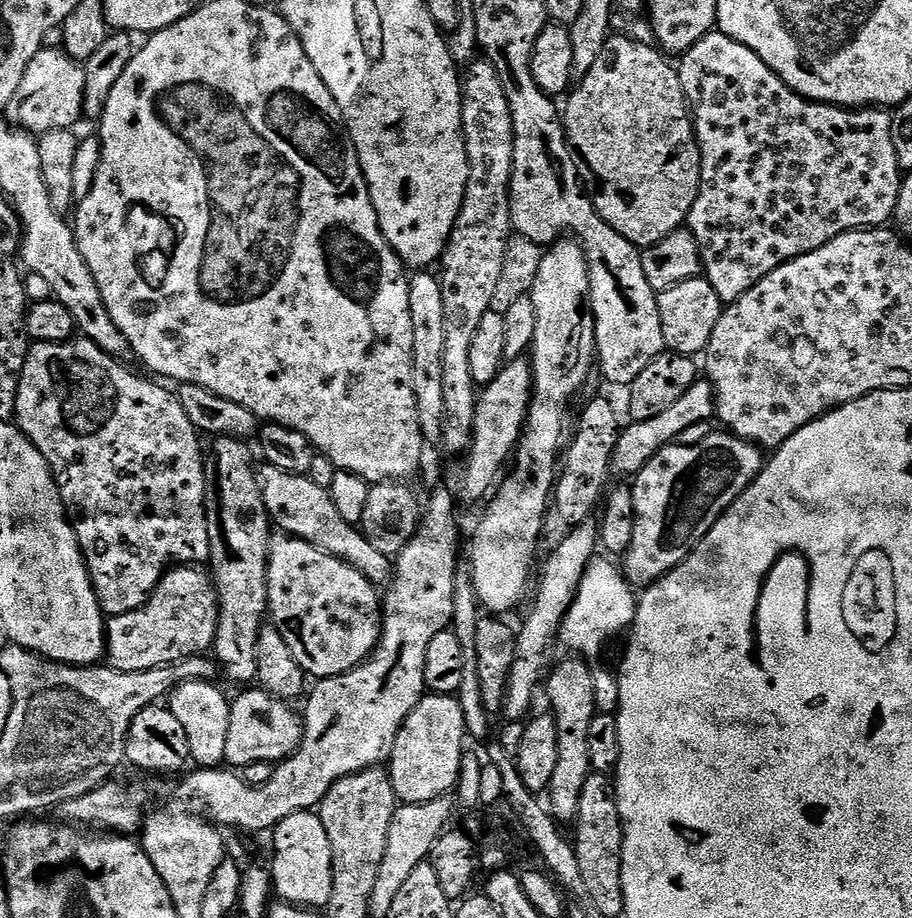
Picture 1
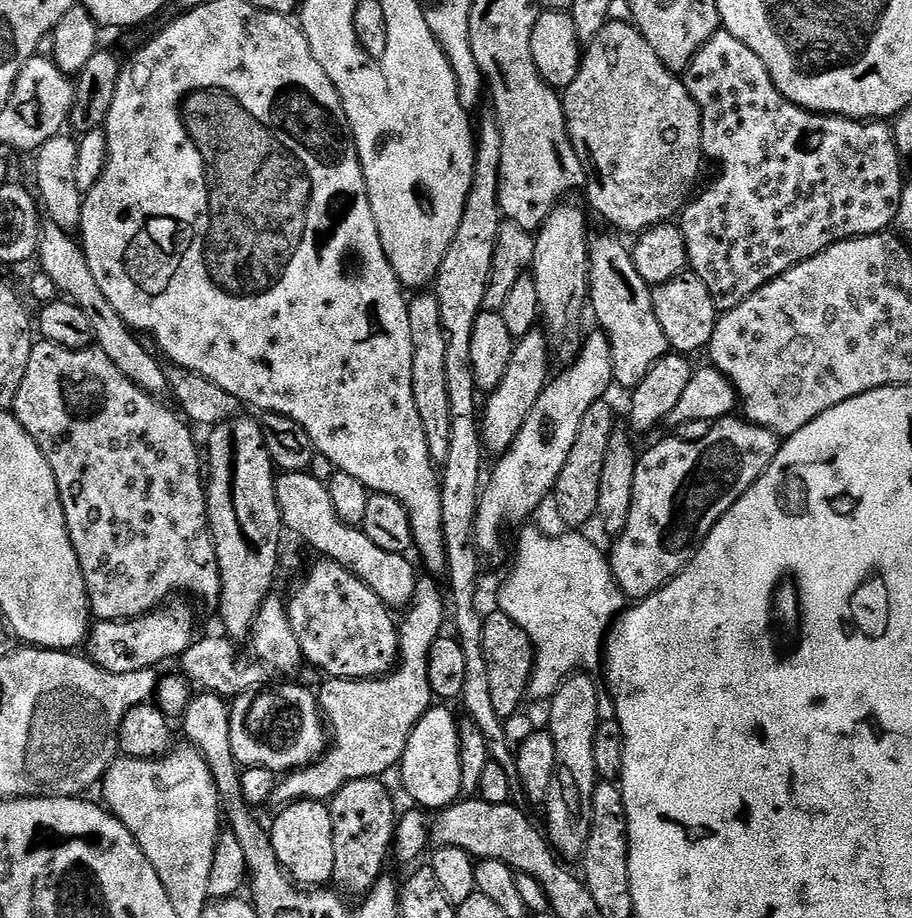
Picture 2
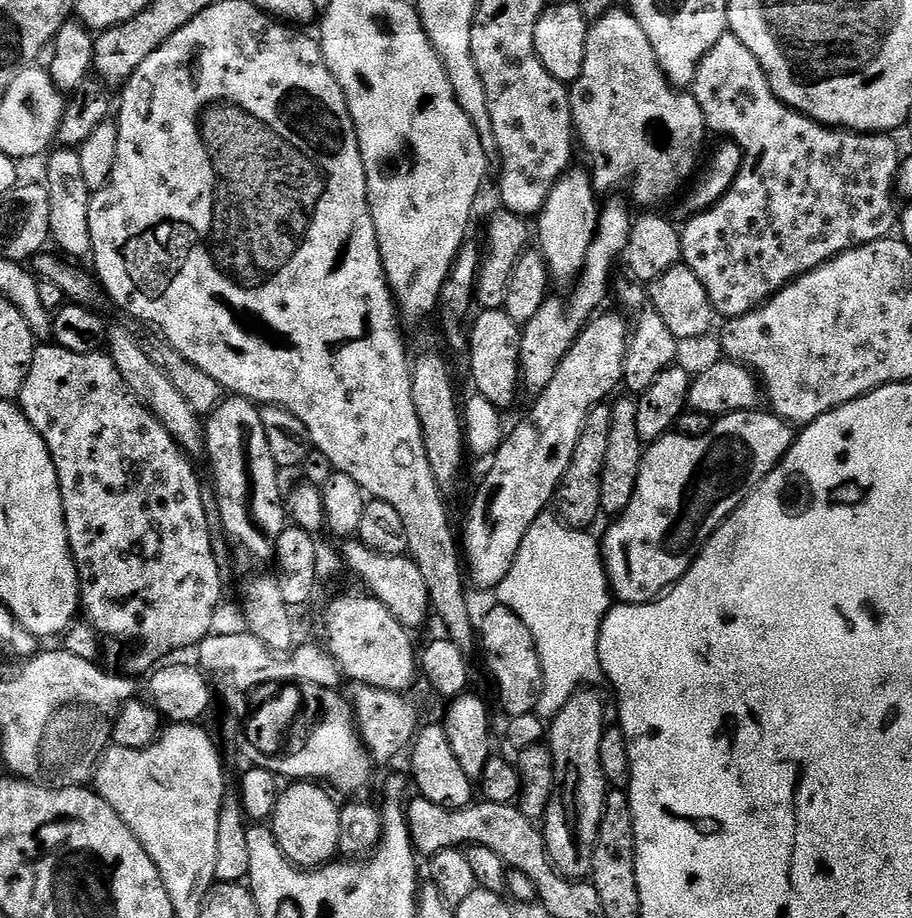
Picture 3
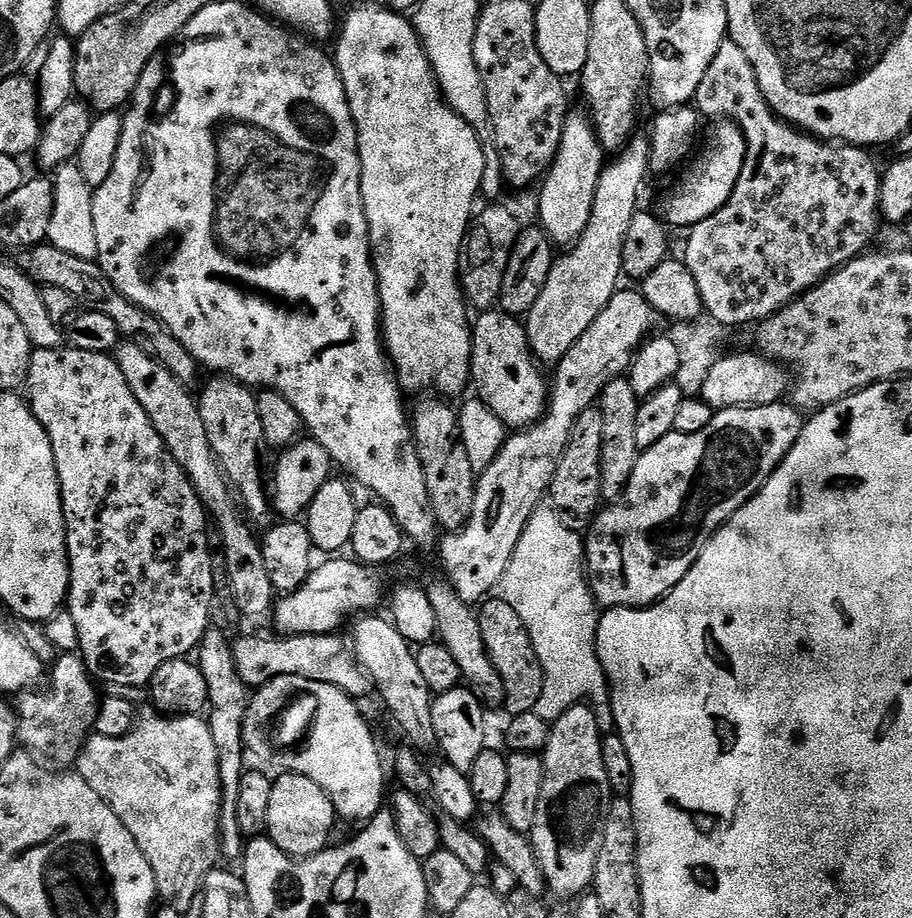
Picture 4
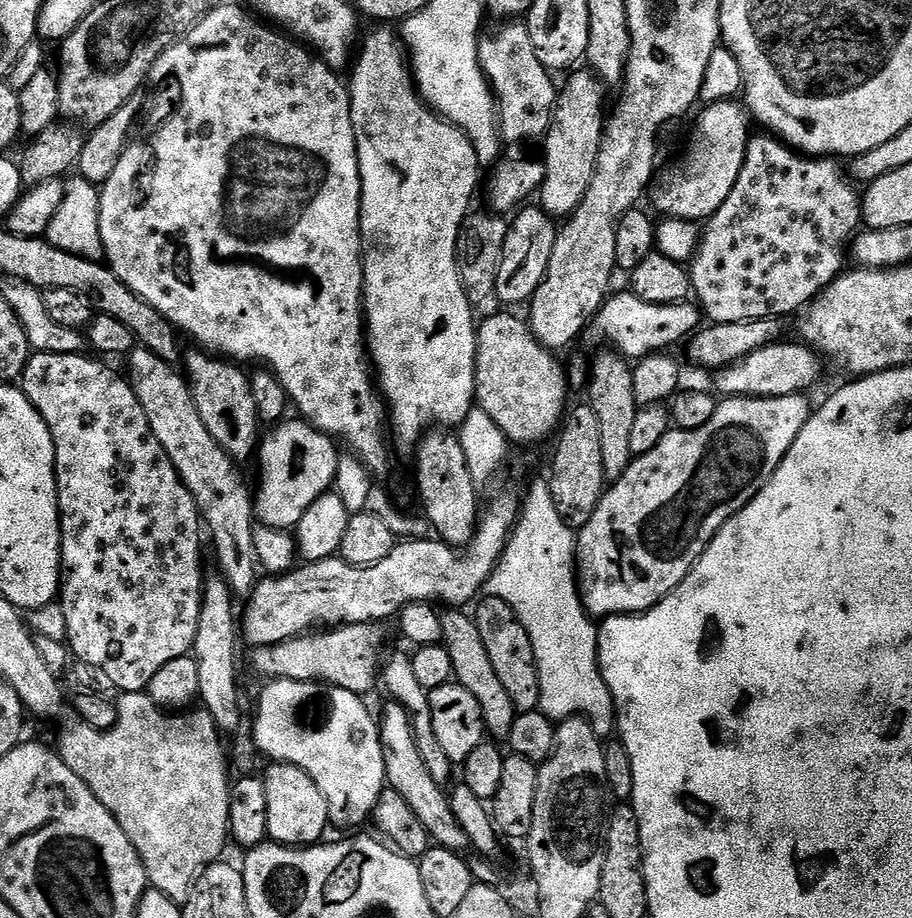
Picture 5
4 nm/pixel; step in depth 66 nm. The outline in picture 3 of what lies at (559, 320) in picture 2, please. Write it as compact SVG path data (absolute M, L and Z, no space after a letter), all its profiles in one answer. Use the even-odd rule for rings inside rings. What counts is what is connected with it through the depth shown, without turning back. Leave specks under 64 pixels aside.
M569 167L557 180L534 224L535 239L536 236L540 239L538 252L548 265L549 277L565 286L571 285L583 270L584 259L596 236L596 222L600 219L600 208L596 204L598 193L592 187L592 177L585 169L583 172L576 167Z

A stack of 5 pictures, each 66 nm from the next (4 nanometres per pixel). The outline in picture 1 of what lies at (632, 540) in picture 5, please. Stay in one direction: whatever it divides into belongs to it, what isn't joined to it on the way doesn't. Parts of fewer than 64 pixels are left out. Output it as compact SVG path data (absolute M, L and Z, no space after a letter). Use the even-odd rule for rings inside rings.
M724 430L713 431L712 435L707 436L706 439L694 446L673 442L667 444L662 450L658 450L658 454L654 454L654 458L650 458L650 462L646 462L646 466L642 466L642 470L636 473L634 483L631 485L632 497L634 498L634 542L630 542L628 551L622 557L622 571L627 576L628 583L633 586L655 584L657 580L661 580L670 570L677 568L700 545L702 537L716 525L721 514L751 486L752 481L756 479L756 476L766 463L765 457L762 458L760 455L762 455L762 452L757 445L750 443L749 440L744 440L741 436L731 435Z

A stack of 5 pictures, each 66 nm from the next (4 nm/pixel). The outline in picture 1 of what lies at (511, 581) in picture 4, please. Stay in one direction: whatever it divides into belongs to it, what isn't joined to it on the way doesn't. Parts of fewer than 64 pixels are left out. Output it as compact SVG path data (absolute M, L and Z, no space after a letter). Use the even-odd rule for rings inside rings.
M594 558L588 563L582 582L578 586L578 594L566 614L560 627L559 643L569 648L569 653L580 658L593 658L608 644L611 636L620 631L631 629L636 617L638 596L633 585L628 583L627 576L619 567L616 568L611 559ZM612 563L612 564L611 564ZM624 628L624 629L623 629Z

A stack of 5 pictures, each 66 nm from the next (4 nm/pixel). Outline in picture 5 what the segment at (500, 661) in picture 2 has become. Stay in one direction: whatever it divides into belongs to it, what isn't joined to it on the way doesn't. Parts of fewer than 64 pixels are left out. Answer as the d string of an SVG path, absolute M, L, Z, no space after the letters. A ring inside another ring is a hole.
M485 595L475 608L474 619L478 634L482 634L482 646L486 646L486 654L490 654L490 662L494 662L494 671L502 678L506 694L510 694L510 702L517 713L537 711L540 707L540 671L534 658L534 646L530 646L530 634L526 634L514 610L502 602L502 598Z

